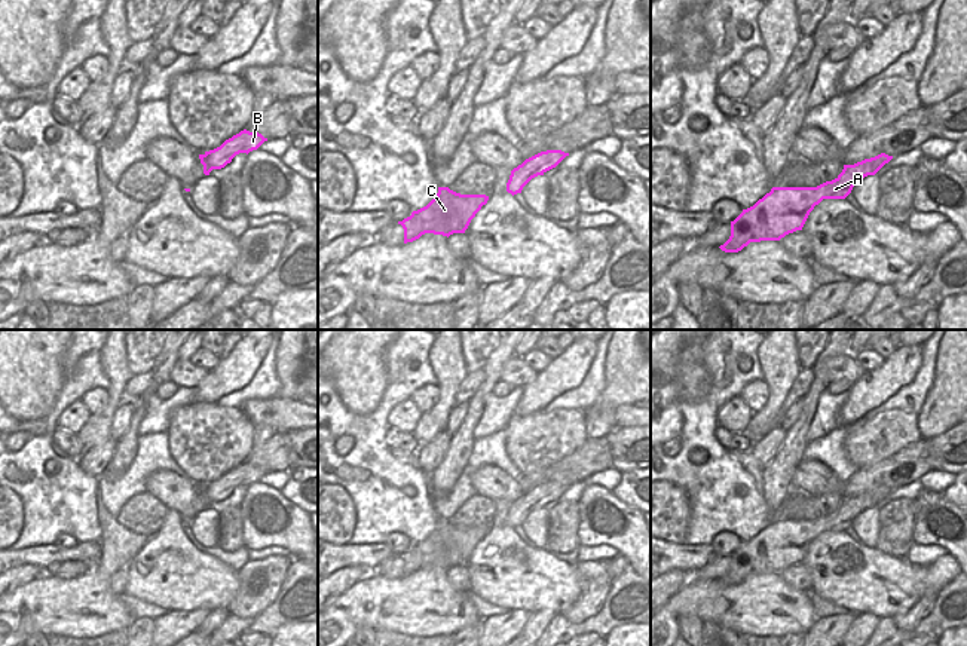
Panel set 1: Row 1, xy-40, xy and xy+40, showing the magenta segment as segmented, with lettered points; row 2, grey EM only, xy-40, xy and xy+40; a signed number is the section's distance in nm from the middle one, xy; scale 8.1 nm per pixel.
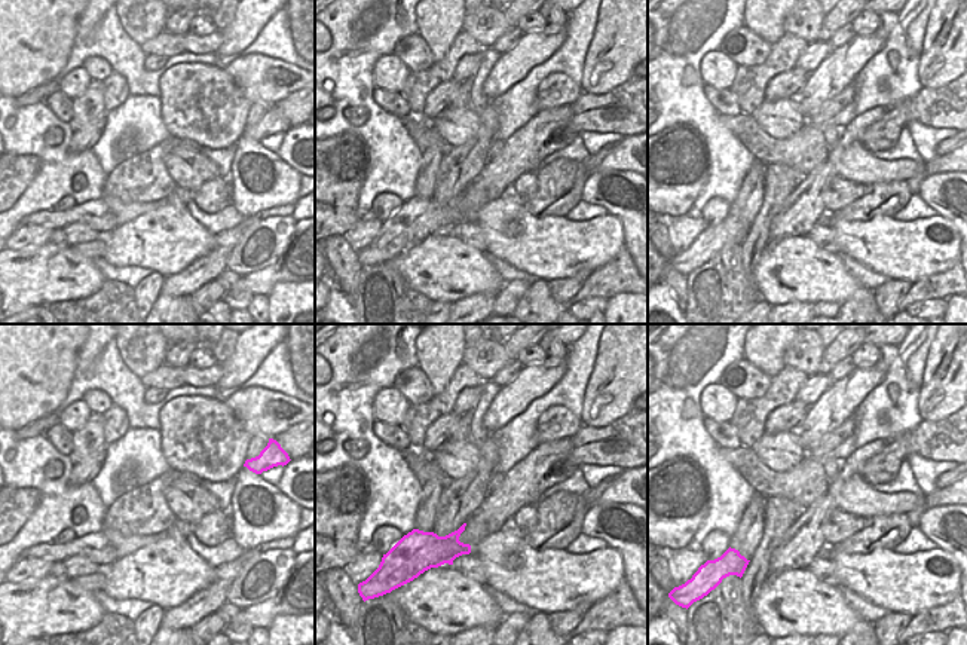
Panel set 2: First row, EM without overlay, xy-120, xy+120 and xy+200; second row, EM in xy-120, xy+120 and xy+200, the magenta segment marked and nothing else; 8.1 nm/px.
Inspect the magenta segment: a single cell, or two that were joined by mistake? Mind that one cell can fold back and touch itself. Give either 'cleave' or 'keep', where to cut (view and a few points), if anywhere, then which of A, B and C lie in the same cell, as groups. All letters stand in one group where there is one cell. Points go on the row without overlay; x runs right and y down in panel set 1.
keep | no cut | A B C

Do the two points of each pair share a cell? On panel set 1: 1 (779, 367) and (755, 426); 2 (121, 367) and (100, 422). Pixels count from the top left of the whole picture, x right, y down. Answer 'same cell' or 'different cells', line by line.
1: same cell
2: same cell

